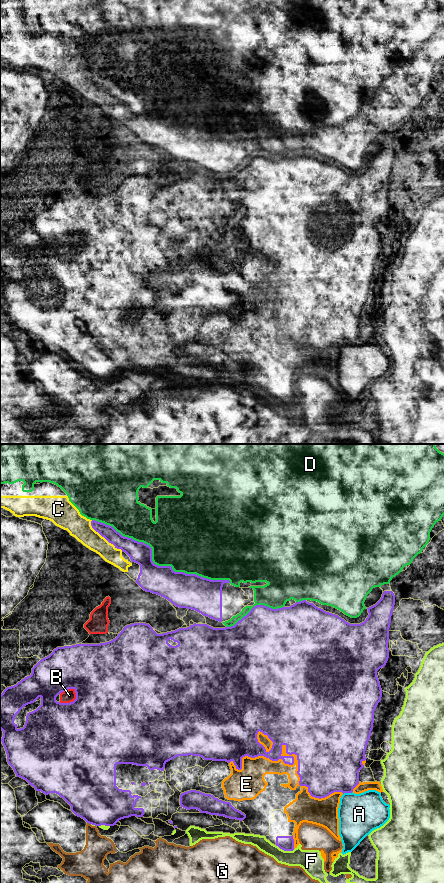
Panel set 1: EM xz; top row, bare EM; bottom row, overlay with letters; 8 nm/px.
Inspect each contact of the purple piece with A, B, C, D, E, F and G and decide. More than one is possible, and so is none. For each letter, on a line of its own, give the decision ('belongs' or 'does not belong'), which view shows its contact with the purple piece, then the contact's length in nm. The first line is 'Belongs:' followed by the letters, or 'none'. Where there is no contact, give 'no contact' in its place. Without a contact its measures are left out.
Belongs: E
A: does not belong; meets purple in xz; contact 80 nm long
B: does not belong; meets purple in xz; contact 170 nm long
C: does not belong; meets purple in xz; contact 360 nm long
D: does not belong; meets purple in xz; contact 1200 nm long
E: belongs; meets purple in xz; contact 950 nm long
F: does not belong; meets purple in xz; contact 160 nm long
G: does not belong; meets purple in xz; contact 40 nm long

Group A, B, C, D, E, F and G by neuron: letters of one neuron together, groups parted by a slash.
A / B / C D / E / F / G

